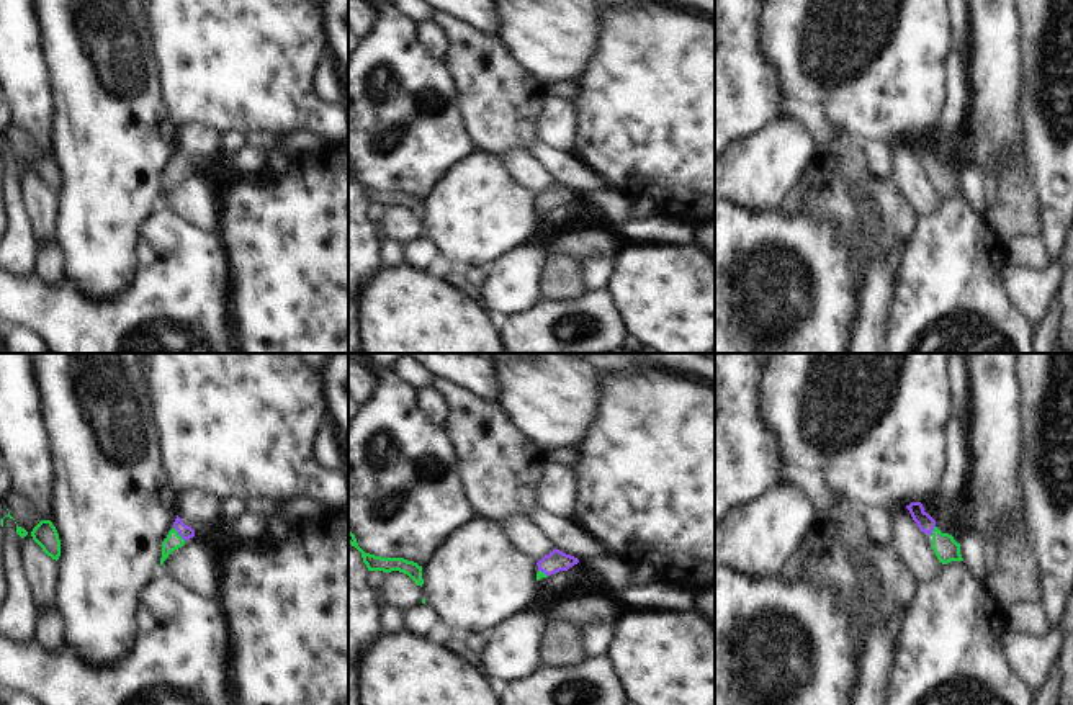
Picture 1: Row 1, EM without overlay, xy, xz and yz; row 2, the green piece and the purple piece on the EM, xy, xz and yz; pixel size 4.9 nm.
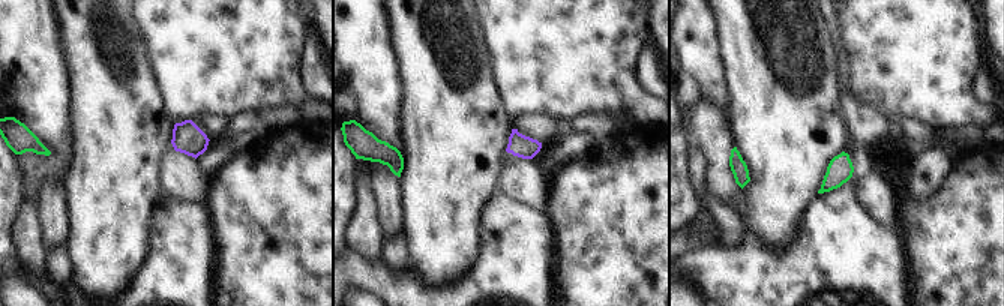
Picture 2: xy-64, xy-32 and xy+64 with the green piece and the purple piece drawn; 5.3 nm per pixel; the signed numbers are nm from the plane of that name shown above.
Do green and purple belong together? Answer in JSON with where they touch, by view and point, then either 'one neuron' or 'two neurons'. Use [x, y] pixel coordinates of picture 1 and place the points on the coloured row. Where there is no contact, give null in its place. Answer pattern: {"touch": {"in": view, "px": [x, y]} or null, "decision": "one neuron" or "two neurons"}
{"touch": {"in": "xy", "px": [177, 534]}, "decision": "one neuron"}

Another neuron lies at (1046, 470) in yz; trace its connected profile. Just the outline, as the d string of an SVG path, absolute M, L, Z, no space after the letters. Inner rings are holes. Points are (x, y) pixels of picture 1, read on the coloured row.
M1017 353L1021 386L1021 463L1019 479L1024 496L1024 523L1040 566L1042 607L1050 630L1063 620L1073 590L1073 353Z

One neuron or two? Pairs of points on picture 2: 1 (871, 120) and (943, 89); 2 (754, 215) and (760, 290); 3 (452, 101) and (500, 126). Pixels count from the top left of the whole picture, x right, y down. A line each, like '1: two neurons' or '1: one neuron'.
1: two neurons
2: two neurons
3: one neuron

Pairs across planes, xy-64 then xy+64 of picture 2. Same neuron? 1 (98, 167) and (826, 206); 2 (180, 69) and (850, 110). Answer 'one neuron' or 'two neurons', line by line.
1: two neurons
2: two neurons

